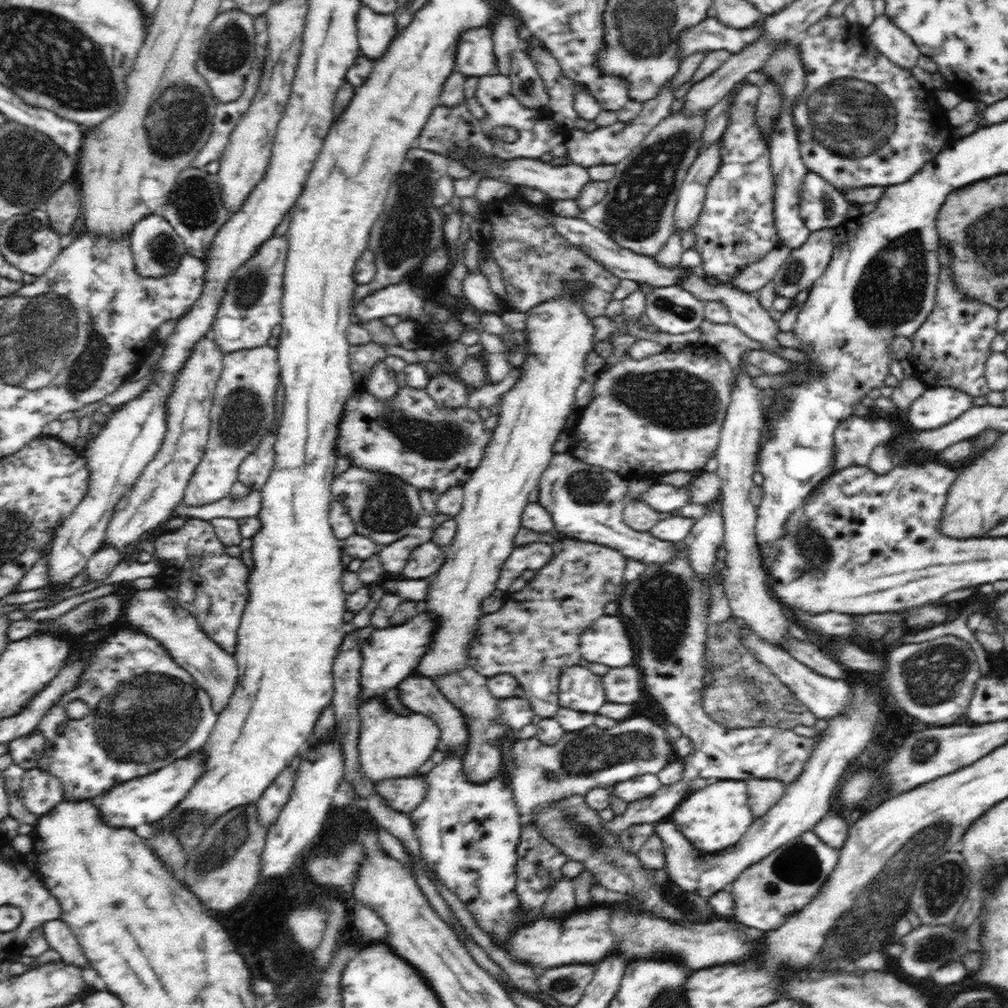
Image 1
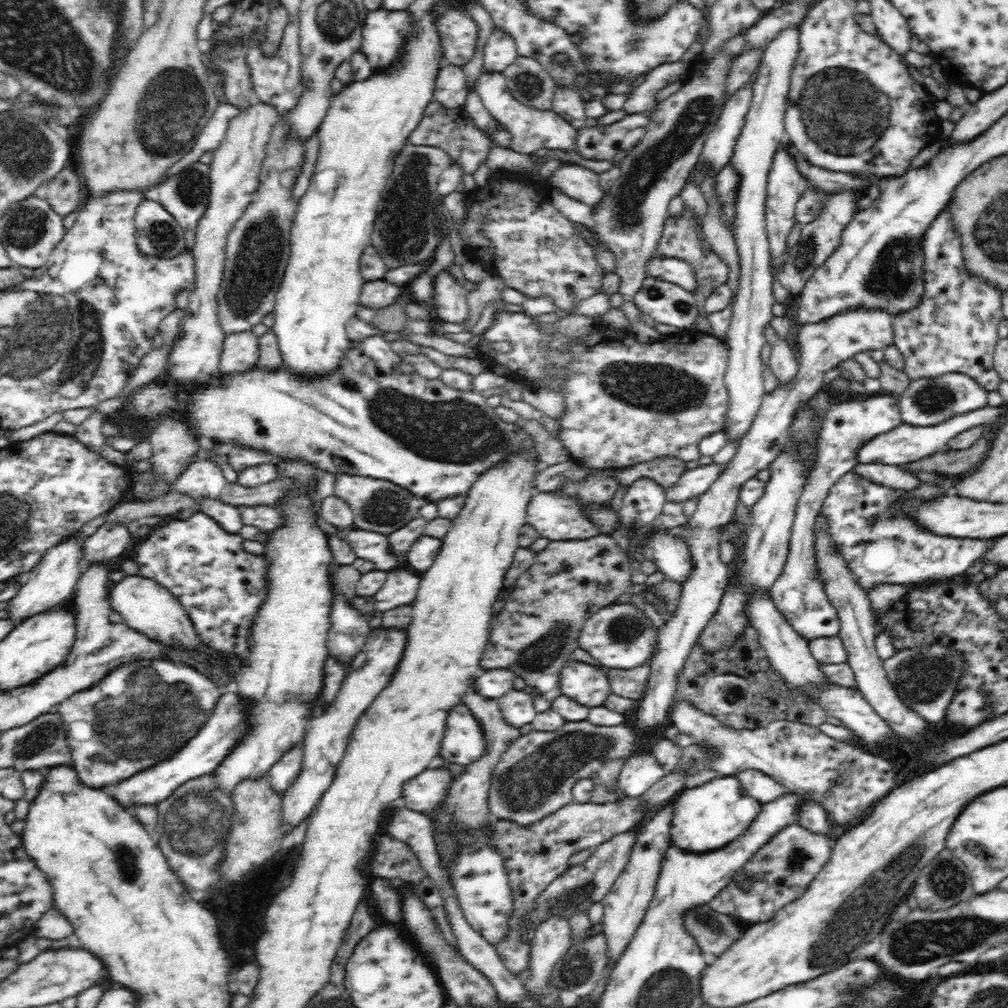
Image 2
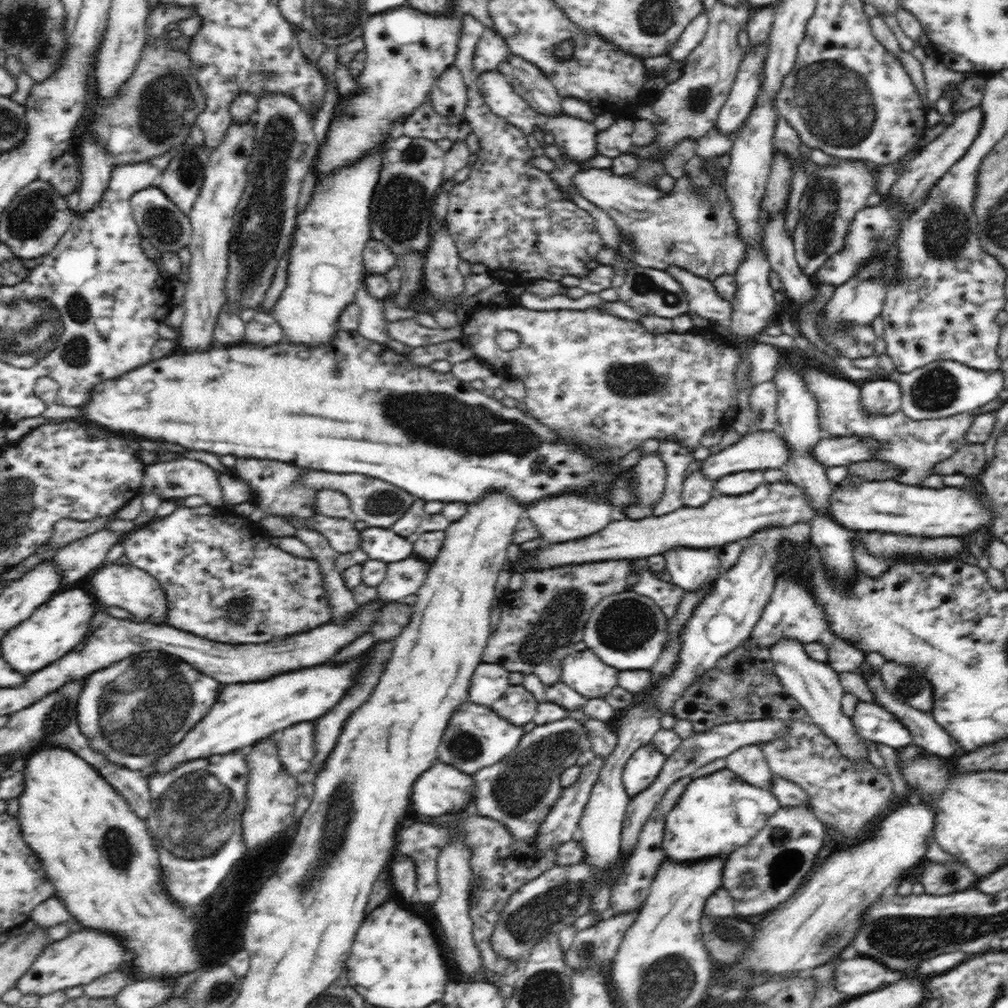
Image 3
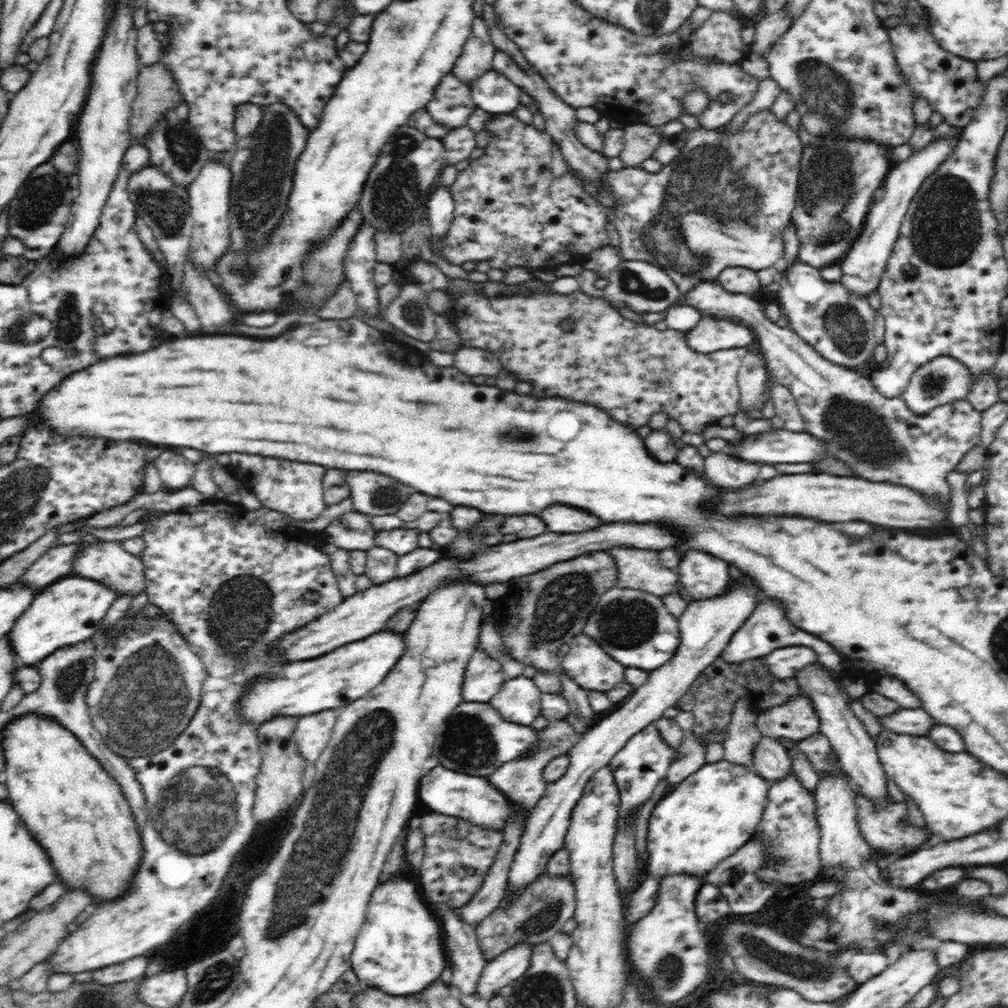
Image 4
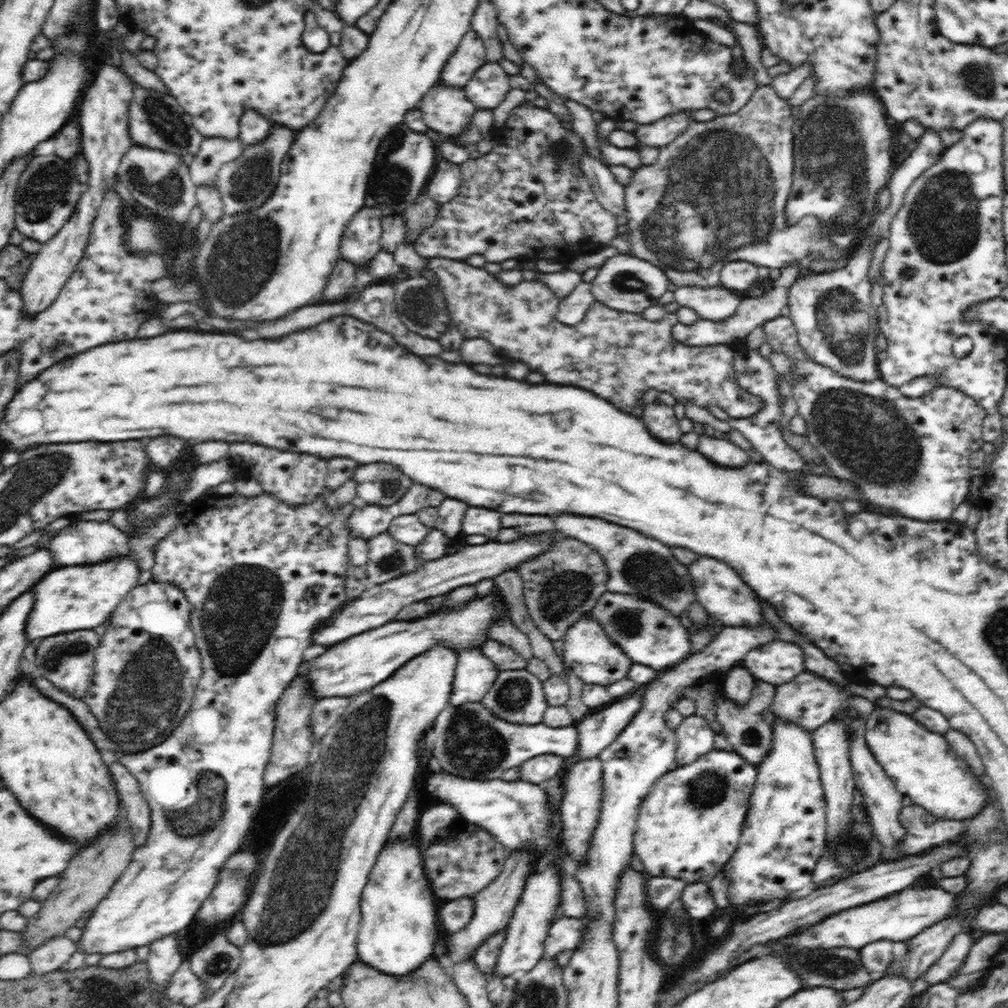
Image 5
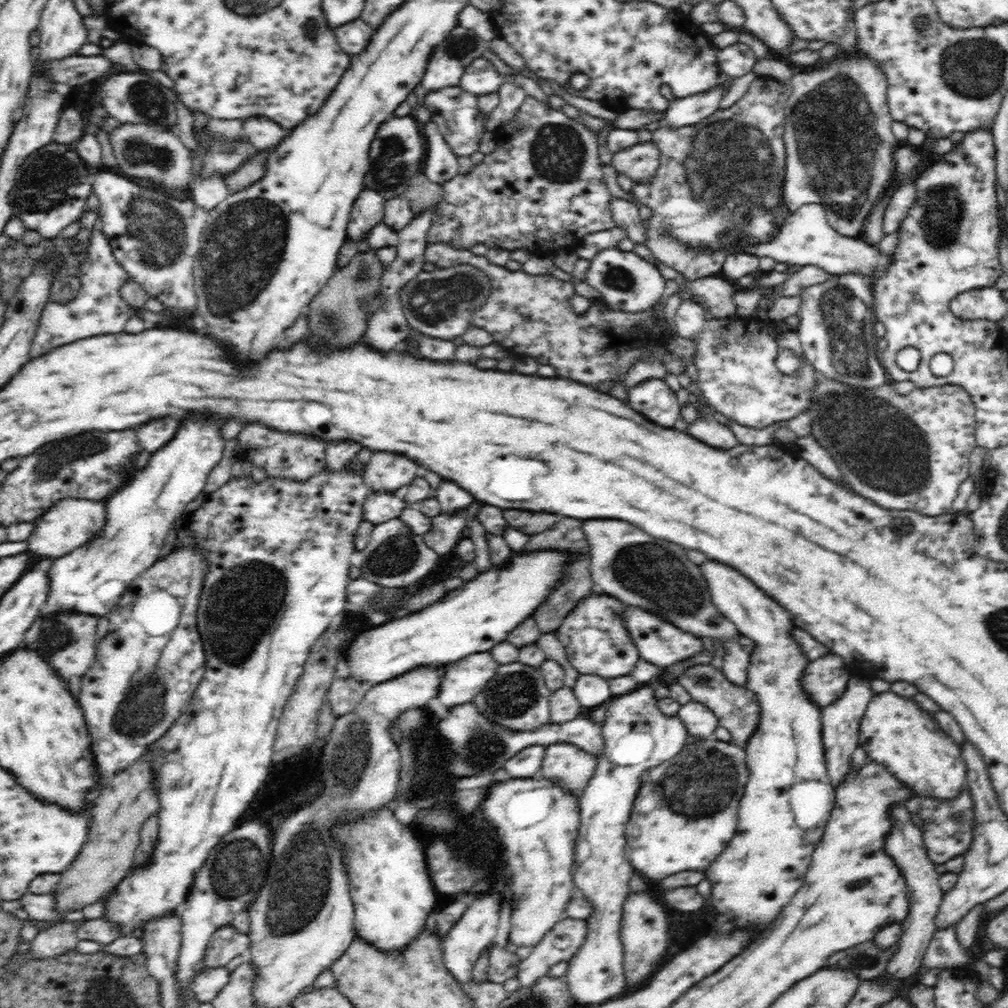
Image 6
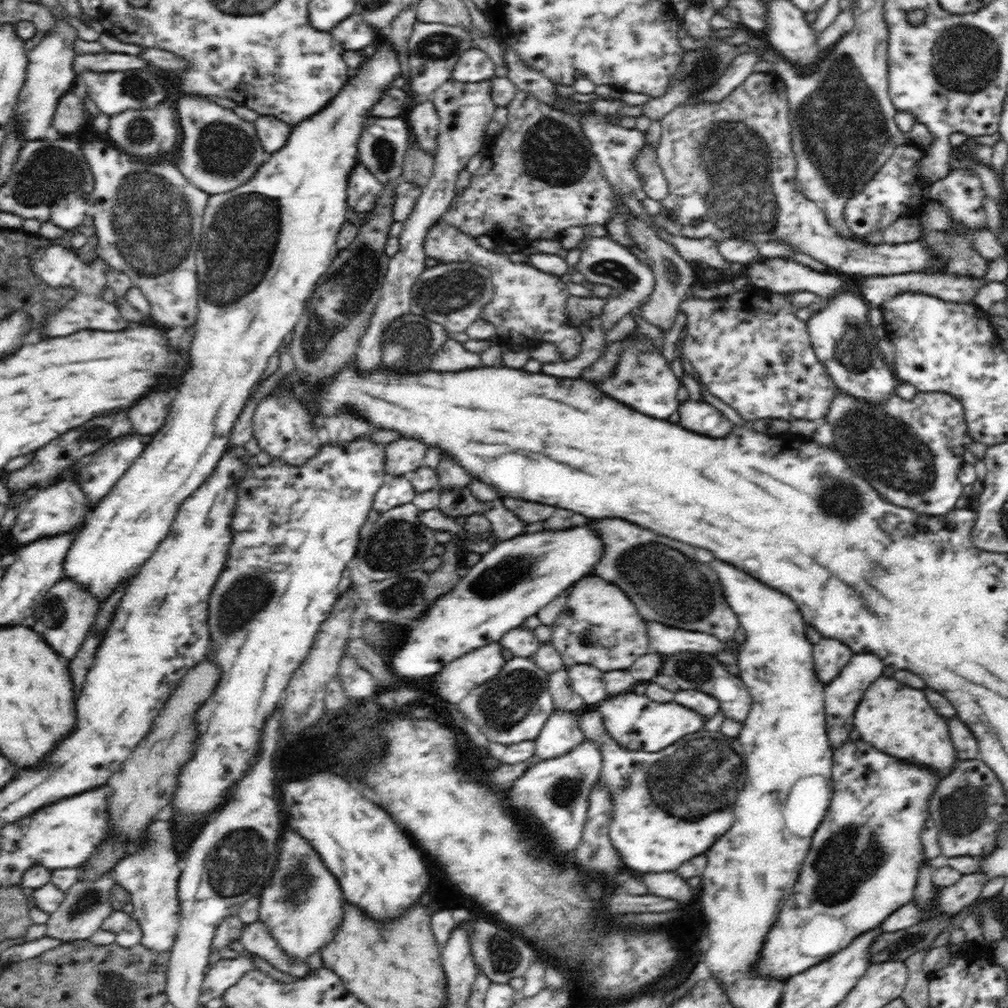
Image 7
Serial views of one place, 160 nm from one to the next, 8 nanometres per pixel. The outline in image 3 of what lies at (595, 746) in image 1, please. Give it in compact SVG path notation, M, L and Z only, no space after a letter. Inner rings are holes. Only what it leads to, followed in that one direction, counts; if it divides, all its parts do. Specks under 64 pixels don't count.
M568 717L536 725L508 756L471 774L475 781L475 814L502 823L518 841L533 837L562 794L560 774L574 766L582 752L591 749L591 737L576 719Z

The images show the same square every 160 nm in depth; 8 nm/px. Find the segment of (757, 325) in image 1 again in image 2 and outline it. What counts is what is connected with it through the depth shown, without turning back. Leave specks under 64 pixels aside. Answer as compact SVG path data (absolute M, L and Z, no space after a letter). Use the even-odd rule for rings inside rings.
M766 326L764 337L765 342L769 342L771 346L771 355L766 367L772 371L774 378L778 379L778 384L785 385L797 375L798 361L788 343L776 334L772 326Z

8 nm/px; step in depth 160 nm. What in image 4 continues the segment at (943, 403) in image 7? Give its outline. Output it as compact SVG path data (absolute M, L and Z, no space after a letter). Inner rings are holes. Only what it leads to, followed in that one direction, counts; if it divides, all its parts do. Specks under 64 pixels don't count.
M702 281L695 284L684 294L688 306L697 308L702 316L715 317L718 320L728 320L738 323L745 322L756 334L756 342L760 344L761 354L776 380L790 389L796 399L802 415L805 432L824 441L828 453L842 460L852 470L855 477L870 482L892 482L920 492L926 497L934 497L942 501L948 508L951 496L946 478L950 472L956 471L960 459L972 447L980 444L981 412L976 410L966 400L952 400L948 404L936 406L928 414L916 414L908 408L901 397L886 398L873 387L871 379L862 378L852 369L834 364L820 356L790 327L780 328L776 322L770 321L764 313L761 301L749 294L732 294L714 281Z

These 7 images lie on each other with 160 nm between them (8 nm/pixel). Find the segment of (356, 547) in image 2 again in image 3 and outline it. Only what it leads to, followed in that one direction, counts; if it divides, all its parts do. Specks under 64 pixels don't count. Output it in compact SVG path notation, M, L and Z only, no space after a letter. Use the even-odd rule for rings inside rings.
M368 528L361 530L359 549L372 560L398 562L412 556L412 540L406 540L390 528Z

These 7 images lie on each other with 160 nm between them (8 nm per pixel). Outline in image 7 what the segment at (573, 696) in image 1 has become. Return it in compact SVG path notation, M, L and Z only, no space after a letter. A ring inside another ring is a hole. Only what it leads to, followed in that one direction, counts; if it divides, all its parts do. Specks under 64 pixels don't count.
M588 574L568 590L566 611L551 624L551 642L565 666L591 664L606 673L630 668L638 656L650 652L644 618L636 612L630 598L615 584Z

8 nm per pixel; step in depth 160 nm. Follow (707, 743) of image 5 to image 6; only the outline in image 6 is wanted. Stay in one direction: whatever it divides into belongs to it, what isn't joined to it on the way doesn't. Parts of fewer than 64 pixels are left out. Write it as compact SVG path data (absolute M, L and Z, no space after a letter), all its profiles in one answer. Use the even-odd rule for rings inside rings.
M694 700L684 706L680 706L676 715L688 730L688 734L692 738L696 738L698 743L708 741L710 735L718 728L717 716L704 704Z

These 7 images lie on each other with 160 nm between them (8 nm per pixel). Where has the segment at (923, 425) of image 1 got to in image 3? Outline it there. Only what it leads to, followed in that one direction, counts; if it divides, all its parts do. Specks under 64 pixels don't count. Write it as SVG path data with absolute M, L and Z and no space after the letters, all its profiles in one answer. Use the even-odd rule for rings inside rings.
M936 360L908 374L902 374L894 368L887 378L900 385L901 411L910 420L948 418L962 412L976 412L981 406L998 397L998 392L1005 388L1005 378L1001 370L976 370L955 360Z

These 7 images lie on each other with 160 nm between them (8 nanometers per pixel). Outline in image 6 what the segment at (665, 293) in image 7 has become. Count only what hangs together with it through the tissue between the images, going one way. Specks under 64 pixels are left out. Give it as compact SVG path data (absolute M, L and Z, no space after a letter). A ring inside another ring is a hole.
M614 197L614 200L610 202L610 211L615 224L626 231L628 239L635 243L645 244L648 239L644 238L644 234L648 234L648 227L644 227L644 221L639 218L639 206L637 204Z

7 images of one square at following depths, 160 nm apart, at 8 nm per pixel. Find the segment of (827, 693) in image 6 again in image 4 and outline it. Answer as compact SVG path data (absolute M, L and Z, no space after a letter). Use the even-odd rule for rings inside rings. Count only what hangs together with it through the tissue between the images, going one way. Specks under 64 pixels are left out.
M802 691L781 706L758 712L755 725L762 737L774 740L798 742L820 733L816 711Z

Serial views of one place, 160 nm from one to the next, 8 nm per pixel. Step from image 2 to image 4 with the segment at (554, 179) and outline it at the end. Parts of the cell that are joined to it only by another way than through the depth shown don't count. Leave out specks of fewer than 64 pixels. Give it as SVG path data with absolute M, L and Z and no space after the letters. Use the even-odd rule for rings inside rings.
M762 110L754 116L750 116L744 122L742 130L734 130L732 134L725 132L723 127L716 129L692 129L686 131L686 140L684 148L680 154L663 166L658 174L646 173L645 170L638 168L626 168L610 171L603 176L603 188L612 193L614 199L613 224L620 234L620 244L618 252L623 261L643 261L665 268L674 279L678 289L683 294L687 293L695 284L702 281L714 281L717 276L729 267L745 267L754 272L766 269L772 266L779 266L784 256L784 230L786 223L791 220L791 214L796 206L796 196L799 189L800 158L802 156L803 146L796 131L793 131L785 120L778 120L775 114L768 110Z

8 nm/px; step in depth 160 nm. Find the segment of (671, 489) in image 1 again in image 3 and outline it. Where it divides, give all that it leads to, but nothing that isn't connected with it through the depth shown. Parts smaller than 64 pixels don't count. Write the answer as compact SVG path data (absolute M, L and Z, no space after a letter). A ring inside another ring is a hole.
M758 430L741 436L736 443L726 447L719 453L708 456L701 462L702 475L708 480L745 471L764 471L766 469L780 469L790 456L789 446L779 431Z

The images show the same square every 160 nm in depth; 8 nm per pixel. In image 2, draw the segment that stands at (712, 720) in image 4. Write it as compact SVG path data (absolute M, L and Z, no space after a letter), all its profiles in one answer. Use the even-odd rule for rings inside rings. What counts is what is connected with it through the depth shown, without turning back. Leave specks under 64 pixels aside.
M747 626L731 647L706 651L696 643L679 676L674 704L688 702L713 716L722 725L734 729L765 727L769 722L786 720L819 726L827 718L826 711L798 689L790 689L770 665L764 647L753 626Z

